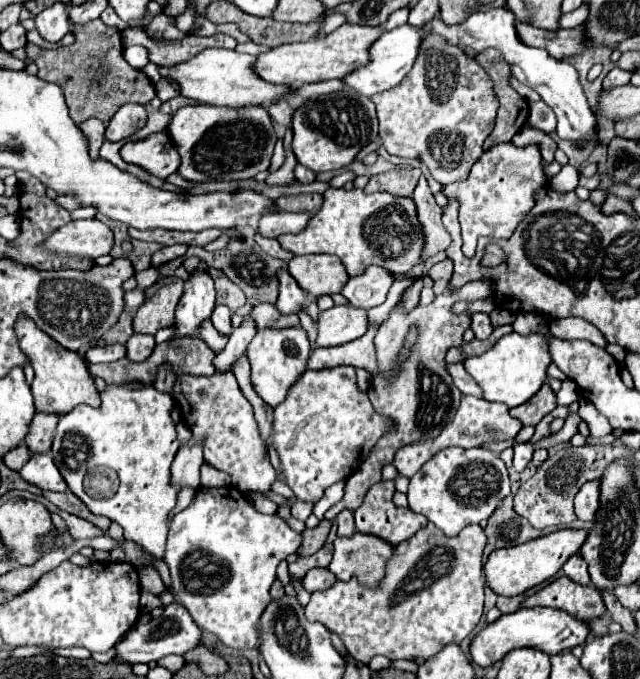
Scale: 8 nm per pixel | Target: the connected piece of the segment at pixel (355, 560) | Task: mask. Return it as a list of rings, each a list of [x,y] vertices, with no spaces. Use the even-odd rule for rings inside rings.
[[[355,533],[349,539],[337,537],[333,545],[335,553],[329,571],[343,581],[357,575],[359,581],[369,587],[377,585],[385,573],[385,561],[393,555],[393,547],[389,543],[363,533]]]

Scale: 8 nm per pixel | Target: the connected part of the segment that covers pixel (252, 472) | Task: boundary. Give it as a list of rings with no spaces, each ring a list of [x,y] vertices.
[[[215,373],[211,377],[183,375],[175,383],[175,401],[181,407],[183,421],[191,427],[193,437],[205,439],[205,461],[225,471],[231,477],[231,485],[241,493],[267,493],[277,479],[275,469],[269,463],[265,443],[259,437],[253,407],[243,397],[237,381],[229,373]]]

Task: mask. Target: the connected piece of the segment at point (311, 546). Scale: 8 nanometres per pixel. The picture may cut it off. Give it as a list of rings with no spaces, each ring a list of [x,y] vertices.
[[[323,519],[319,523],[319,527],[315,527],[315,529],[305,529],[301,533],[303,541],[301,541],[301,547],[297,551],[299,557],[307,557],[307,555],[313,555],[315,551],[319,551],[327,539],[329,529],[331,529],[331,521],[327,521],[327,519]]]

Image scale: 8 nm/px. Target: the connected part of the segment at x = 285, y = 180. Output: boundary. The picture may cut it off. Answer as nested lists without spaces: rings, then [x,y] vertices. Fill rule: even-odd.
[[[287,151],[287,159],[283,163],[283,167],[271,175],[267,175],[265,183],[267,185],[293,185],[295,177],[293,177],[293,167],[297,165],[297,159],[293,157],[291,151]]]

